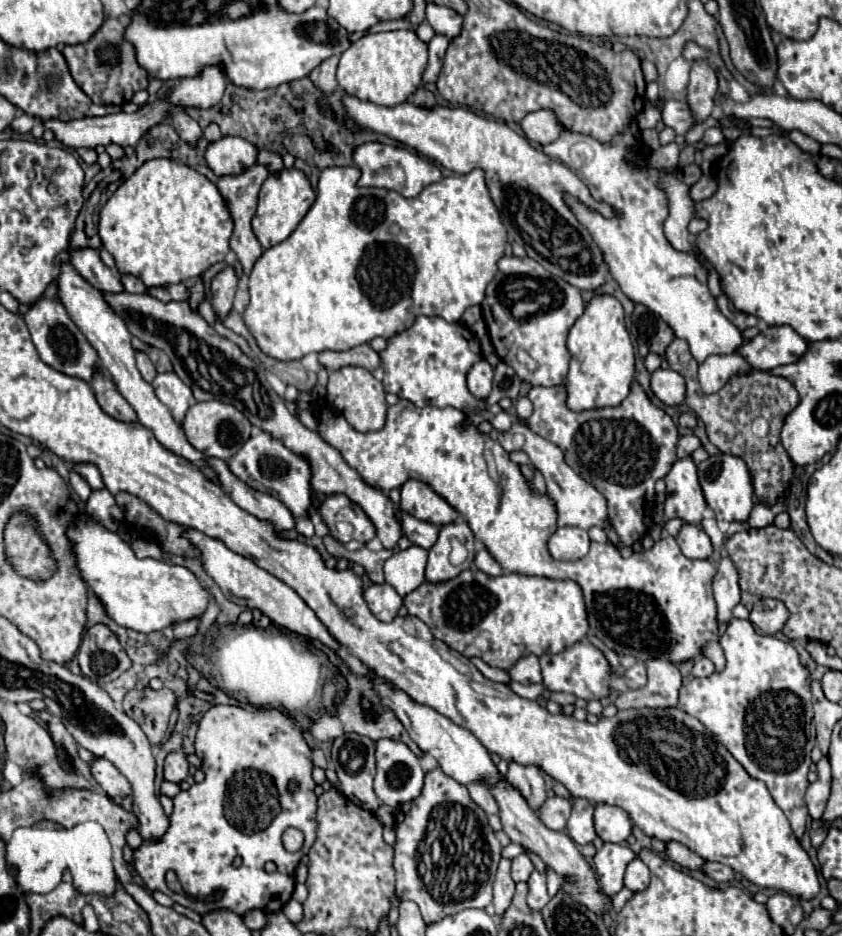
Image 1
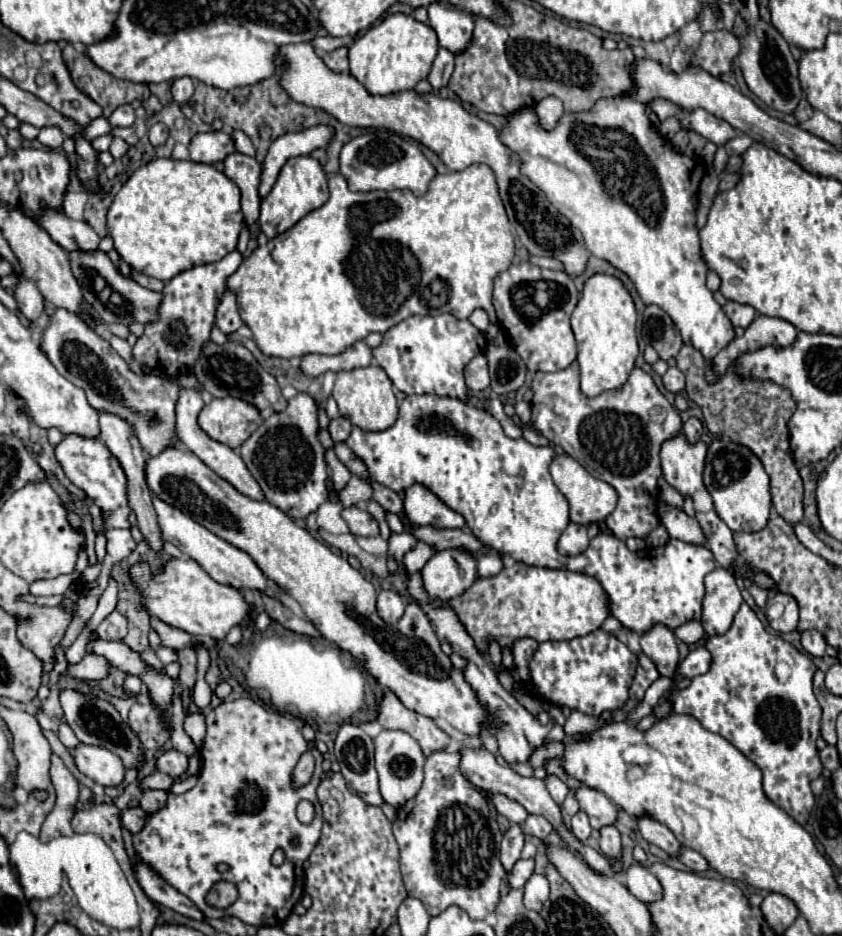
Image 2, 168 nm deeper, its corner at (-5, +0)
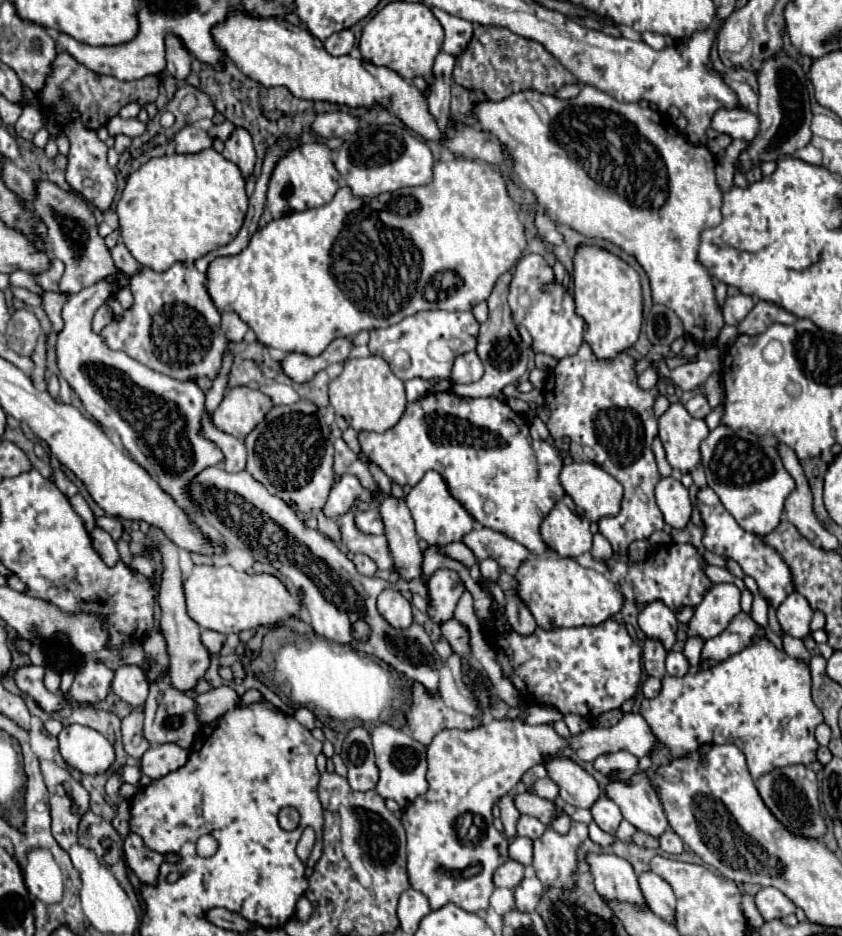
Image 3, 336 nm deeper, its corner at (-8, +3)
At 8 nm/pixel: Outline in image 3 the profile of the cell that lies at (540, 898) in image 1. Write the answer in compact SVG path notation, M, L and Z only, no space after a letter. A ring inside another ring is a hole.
M530 865L525 869L523 881L515 889L515 905L519 911L531 913L539 905L541 895L543 895L543 883L537 879L535 869Z

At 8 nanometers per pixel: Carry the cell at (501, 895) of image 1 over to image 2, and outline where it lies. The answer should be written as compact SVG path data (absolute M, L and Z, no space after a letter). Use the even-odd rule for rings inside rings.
M510 824L510 828L506 830L506 834L502 838L502 848L500 848L500 860L506 870L510 870L514 866L514 862L520 860L524 842L526 842L526 836L524 836L522 828L518 824Z

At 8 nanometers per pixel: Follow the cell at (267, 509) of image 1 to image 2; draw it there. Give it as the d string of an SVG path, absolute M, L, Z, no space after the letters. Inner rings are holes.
M180 390L180 398L178 398L178 408L176 408L176 428L178 428L178 438L182 440L182 444L194 452L206 466L210 466L218 476L222 476L224 480L228 480L234 488L238 488L242 494L246 496L254 496L256 500L264 500L262 490L258 488L258 482L250 476L244 460L240 458L240 454L236 450L232 450L230 446L212 440L200 426L198 426L198 414L204 408L204 400L200 396L198 390Z

